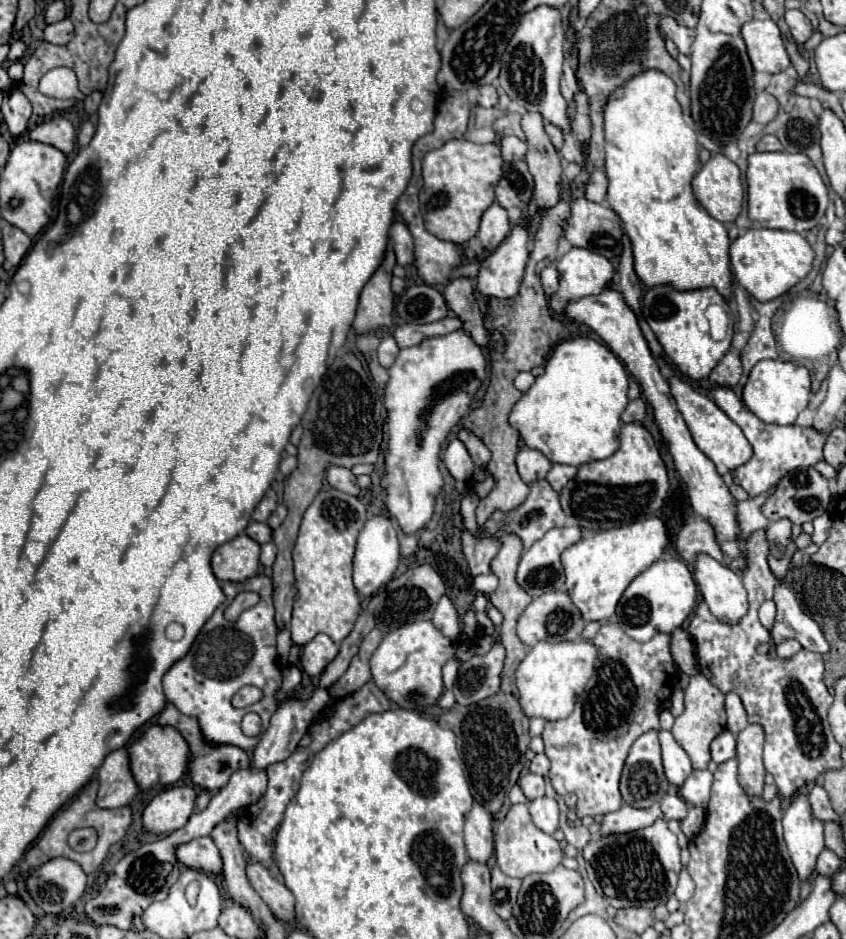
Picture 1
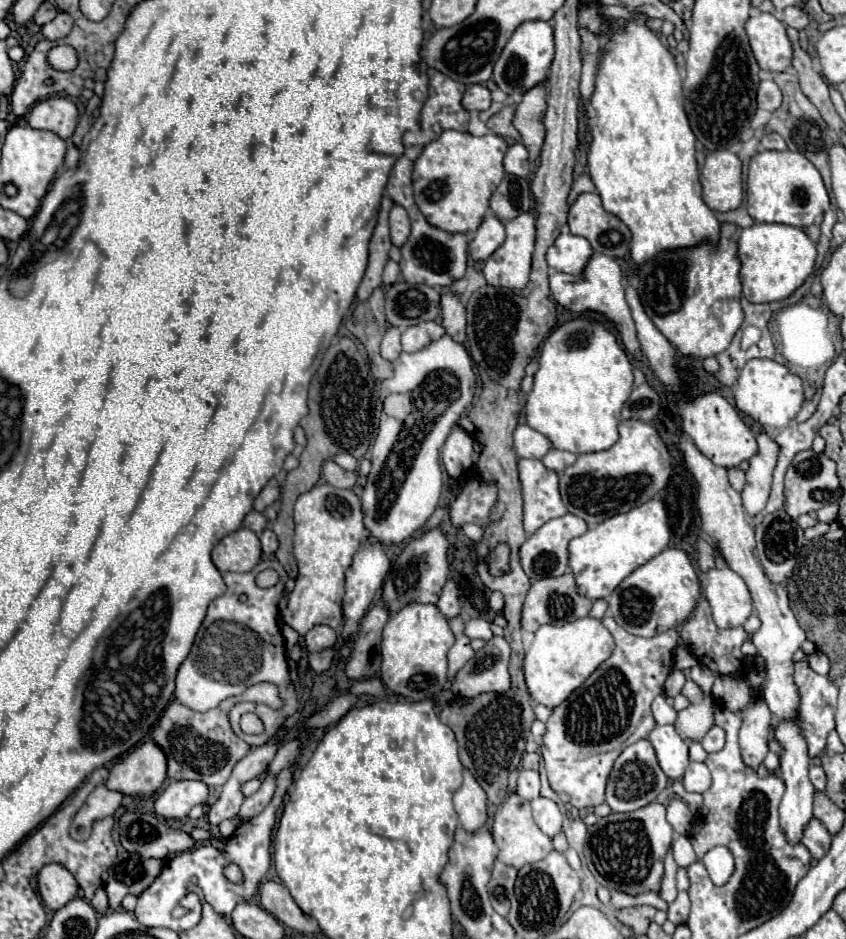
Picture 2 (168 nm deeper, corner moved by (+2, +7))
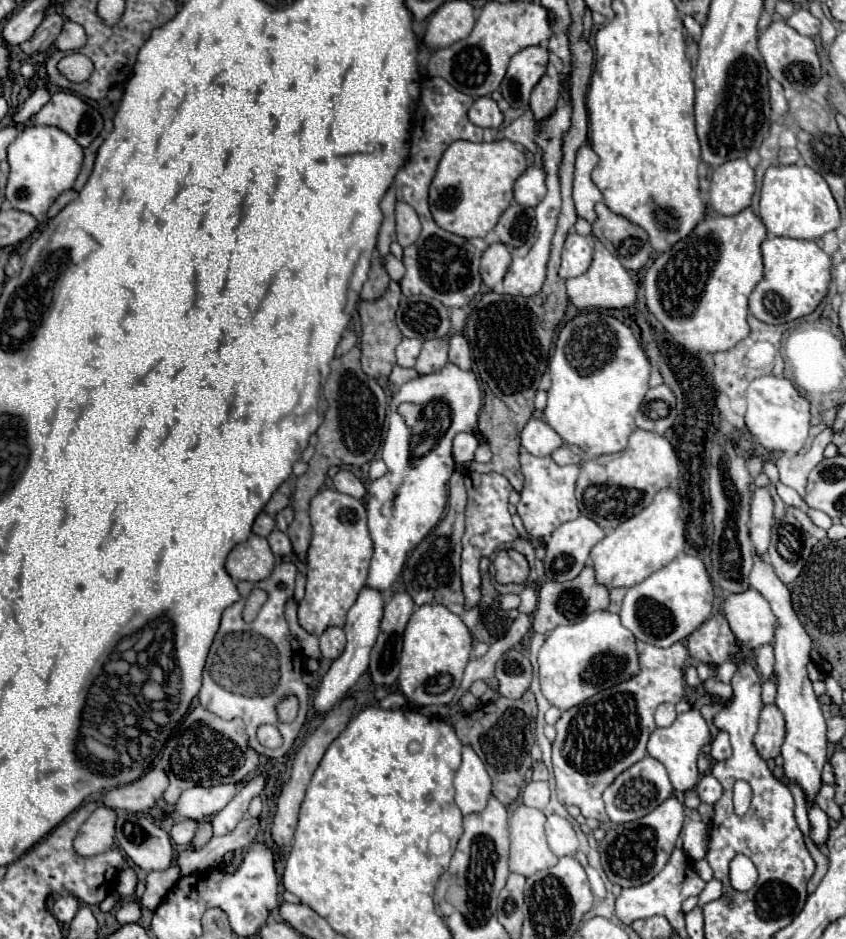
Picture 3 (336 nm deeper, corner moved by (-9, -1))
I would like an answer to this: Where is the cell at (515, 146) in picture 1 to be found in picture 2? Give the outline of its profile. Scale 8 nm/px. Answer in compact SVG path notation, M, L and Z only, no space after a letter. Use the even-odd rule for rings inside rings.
M514 143L508 147L506 157L504 157L504 169L512 175L520 175L520 177L528 175L528 171L530 171L528 151L522 143Z

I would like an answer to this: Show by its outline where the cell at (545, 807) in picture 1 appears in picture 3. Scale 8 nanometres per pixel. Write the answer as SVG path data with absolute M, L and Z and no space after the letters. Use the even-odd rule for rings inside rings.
M549 815L545 833L547 833L549 847L557 857L575 855L579 851L579 839L567 819L563 819L559 815Z

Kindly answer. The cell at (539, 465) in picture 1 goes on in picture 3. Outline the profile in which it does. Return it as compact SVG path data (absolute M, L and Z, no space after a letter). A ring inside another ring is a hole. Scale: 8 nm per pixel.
M531 417L525 425L525 429L521 431L521 445L537 457L545 457L551 455L555 451L555 447L565 445L563 439L539 417Z

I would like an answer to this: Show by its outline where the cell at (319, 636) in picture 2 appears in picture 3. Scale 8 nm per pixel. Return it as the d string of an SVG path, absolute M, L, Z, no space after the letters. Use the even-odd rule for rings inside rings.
M327 627L319 637L319 647L325 659L337 659L345 647L345 631L341 627Z

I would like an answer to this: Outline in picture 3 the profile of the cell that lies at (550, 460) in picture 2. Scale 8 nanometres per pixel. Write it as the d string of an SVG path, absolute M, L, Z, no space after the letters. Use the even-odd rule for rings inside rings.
M559 447L559 449L555 449L555 451L551 453L551 457L553 457L553 461L555 461L555 463L559 463L559 465L581 463L581 457L579 457L579 455L575 455L569 447Z

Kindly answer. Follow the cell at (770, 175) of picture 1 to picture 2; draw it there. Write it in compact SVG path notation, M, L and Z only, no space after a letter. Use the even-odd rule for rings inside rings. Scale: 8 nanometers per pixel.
M760 151L750 159L748 181L748 215L758 223L784 223L808 227L818 215L830 209L830 197L818 169L798 151Z

